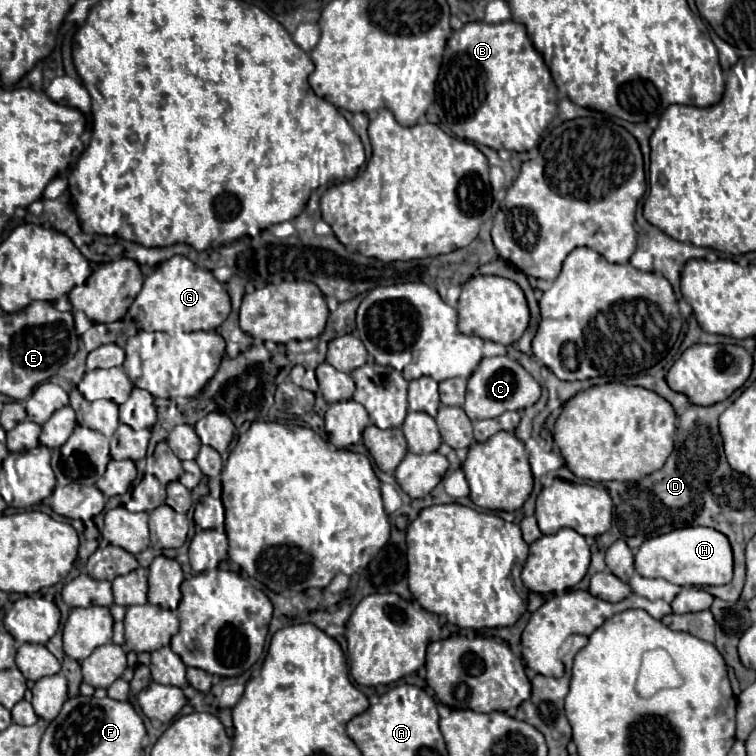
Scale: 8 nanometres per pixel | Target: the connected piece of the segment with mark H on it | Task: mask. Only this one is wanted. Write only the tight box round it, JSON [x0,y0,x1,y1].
[636,528,732,586]

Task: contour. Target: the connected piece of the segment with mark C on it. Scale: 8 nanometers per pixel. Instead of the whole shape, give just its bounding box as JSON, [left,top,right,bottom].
[464,356,540,420]

